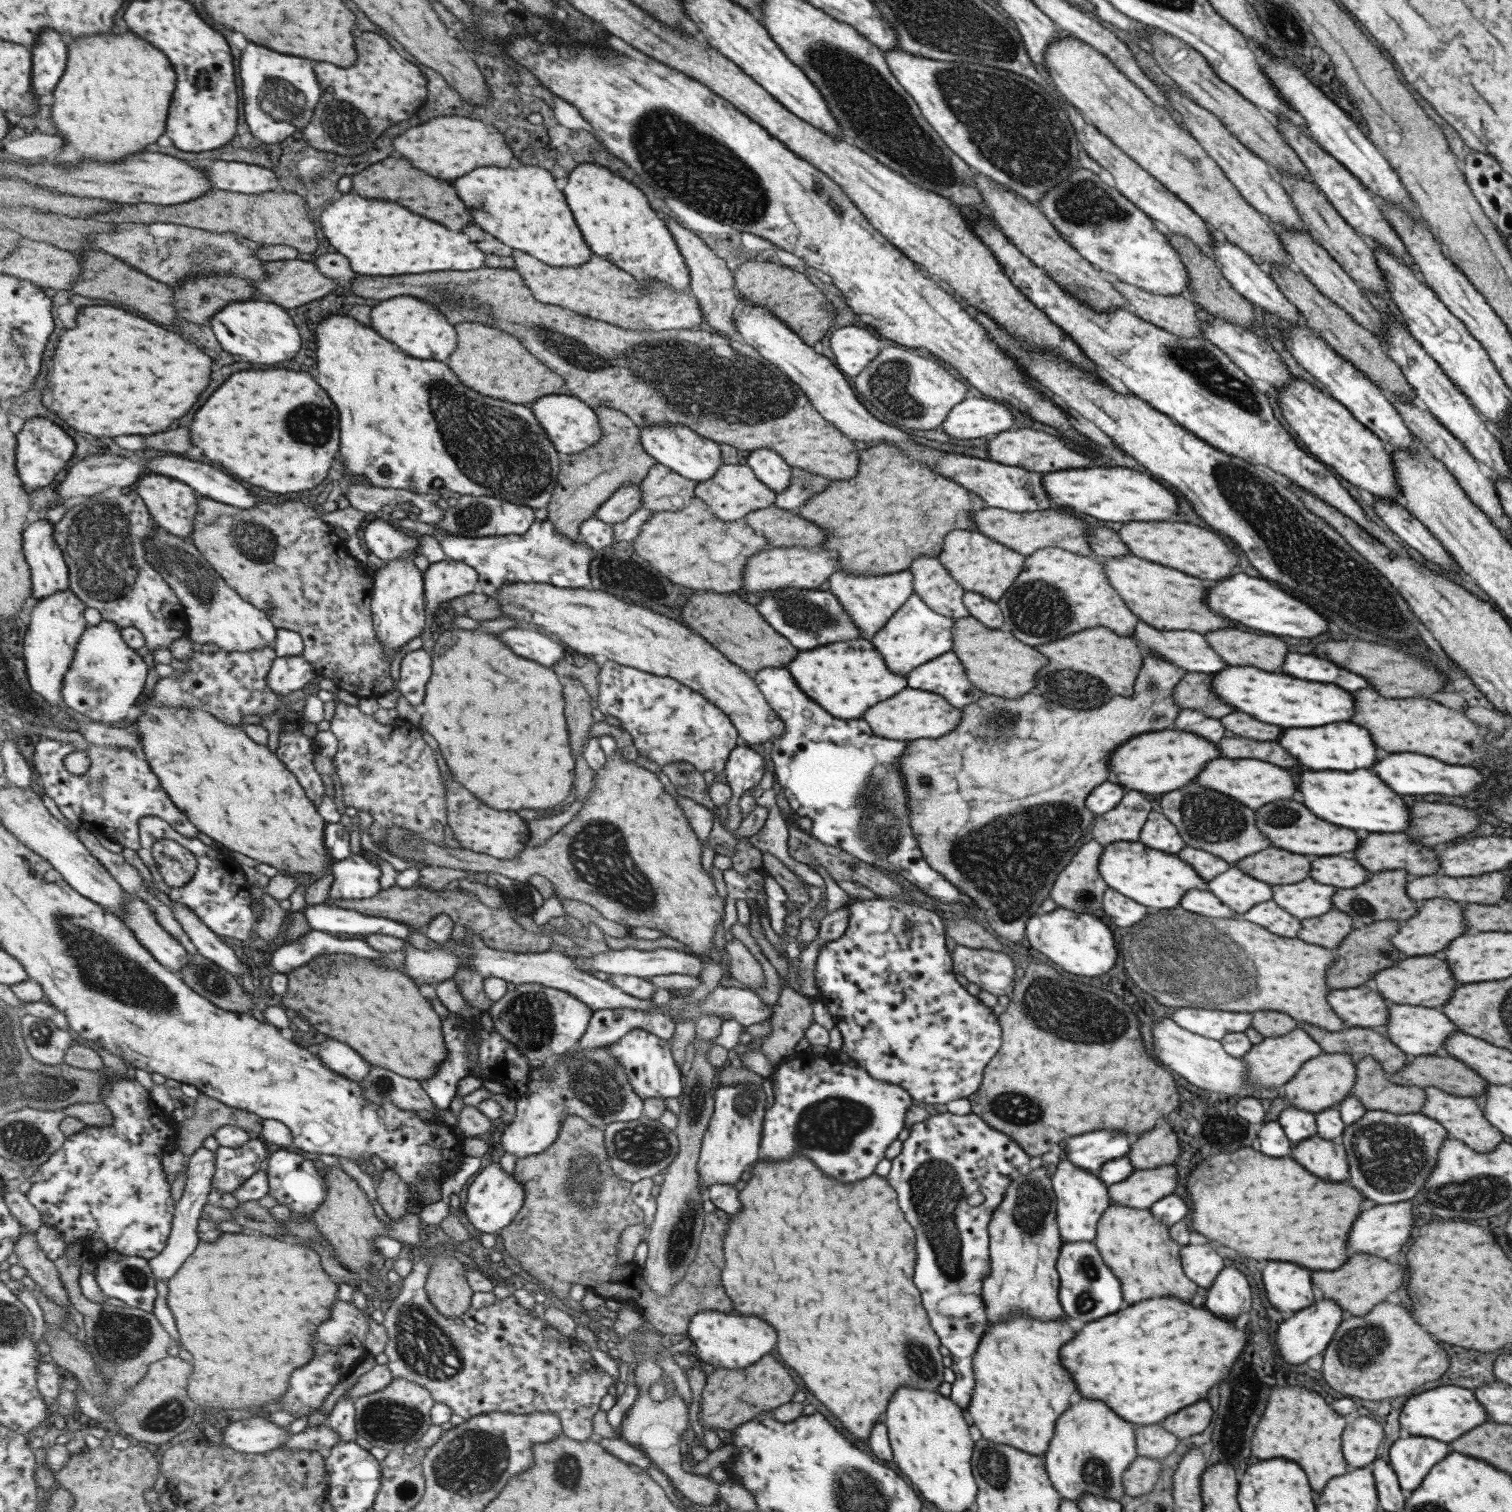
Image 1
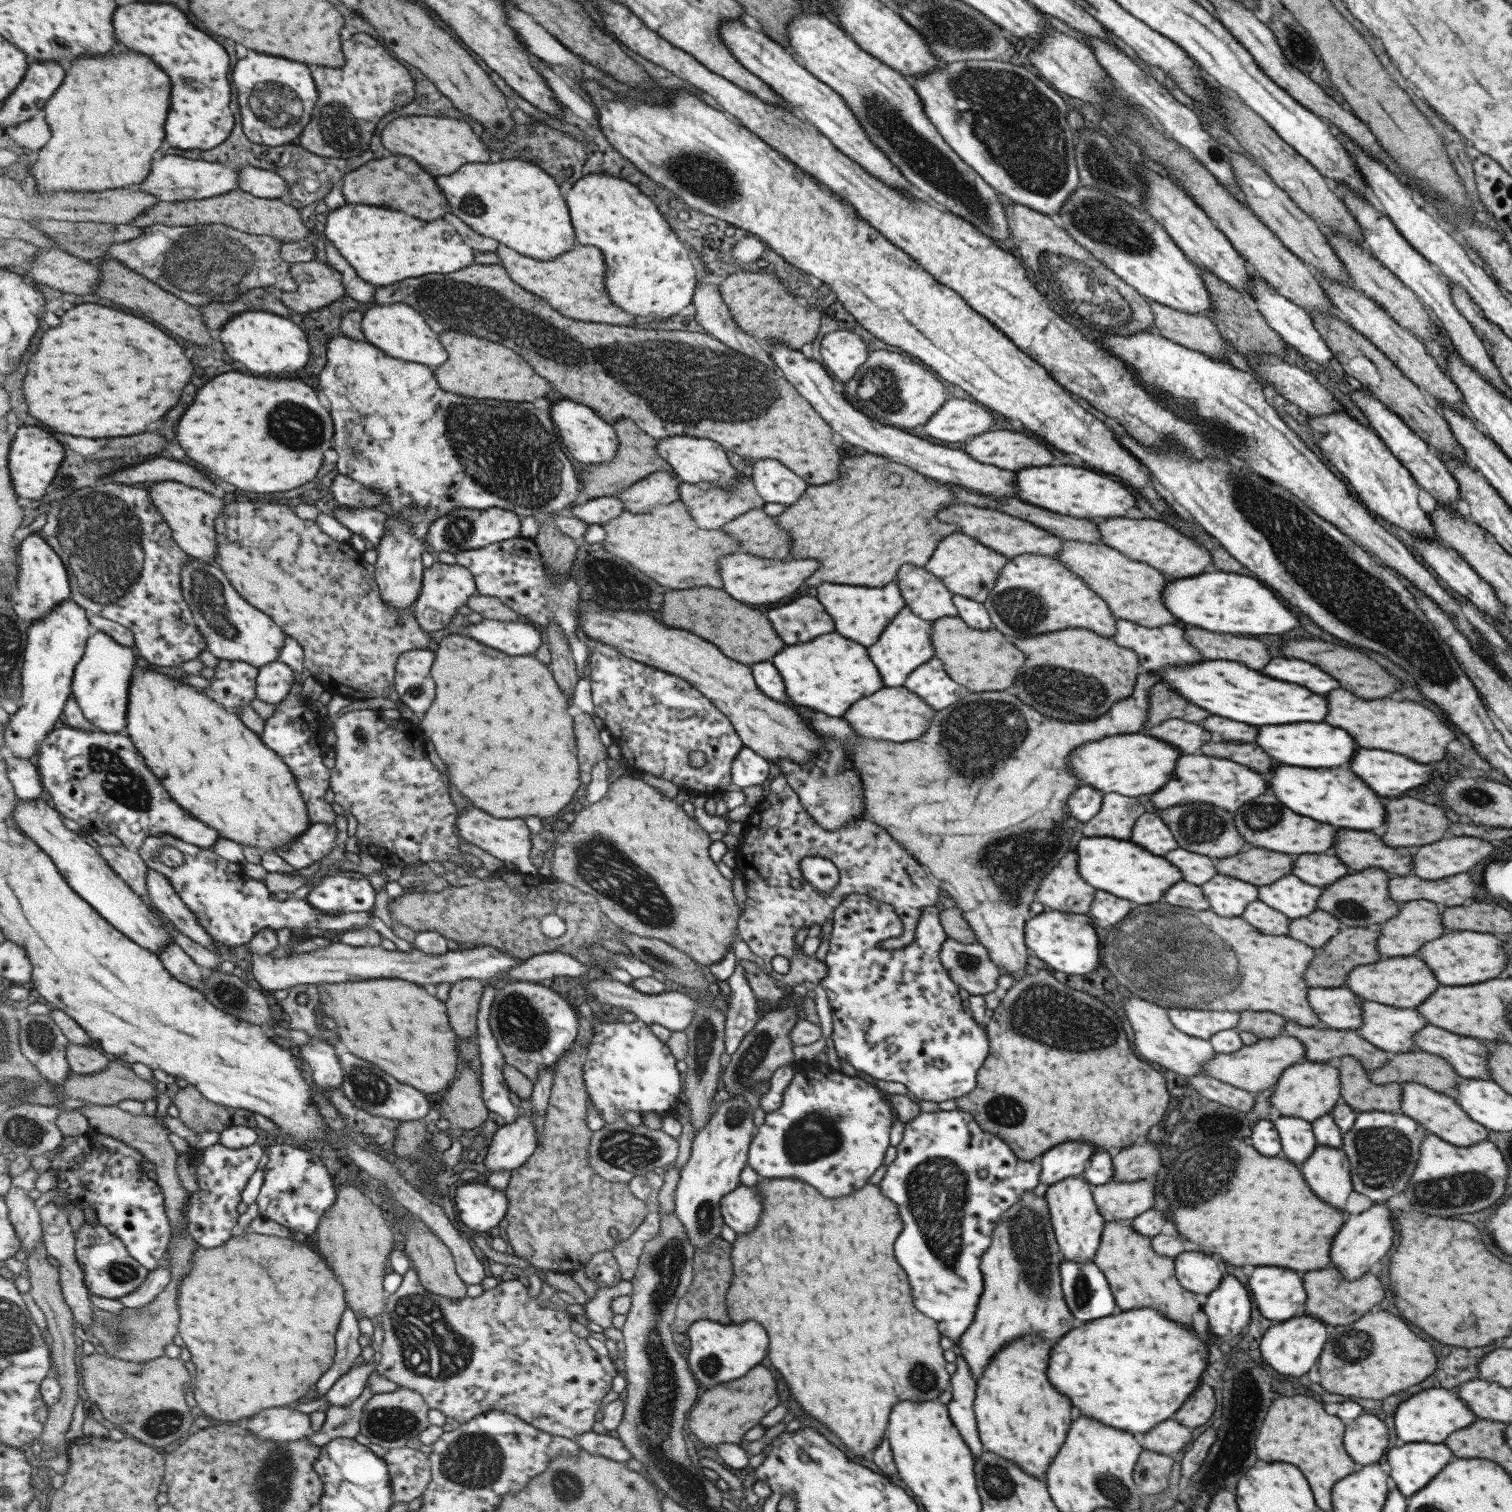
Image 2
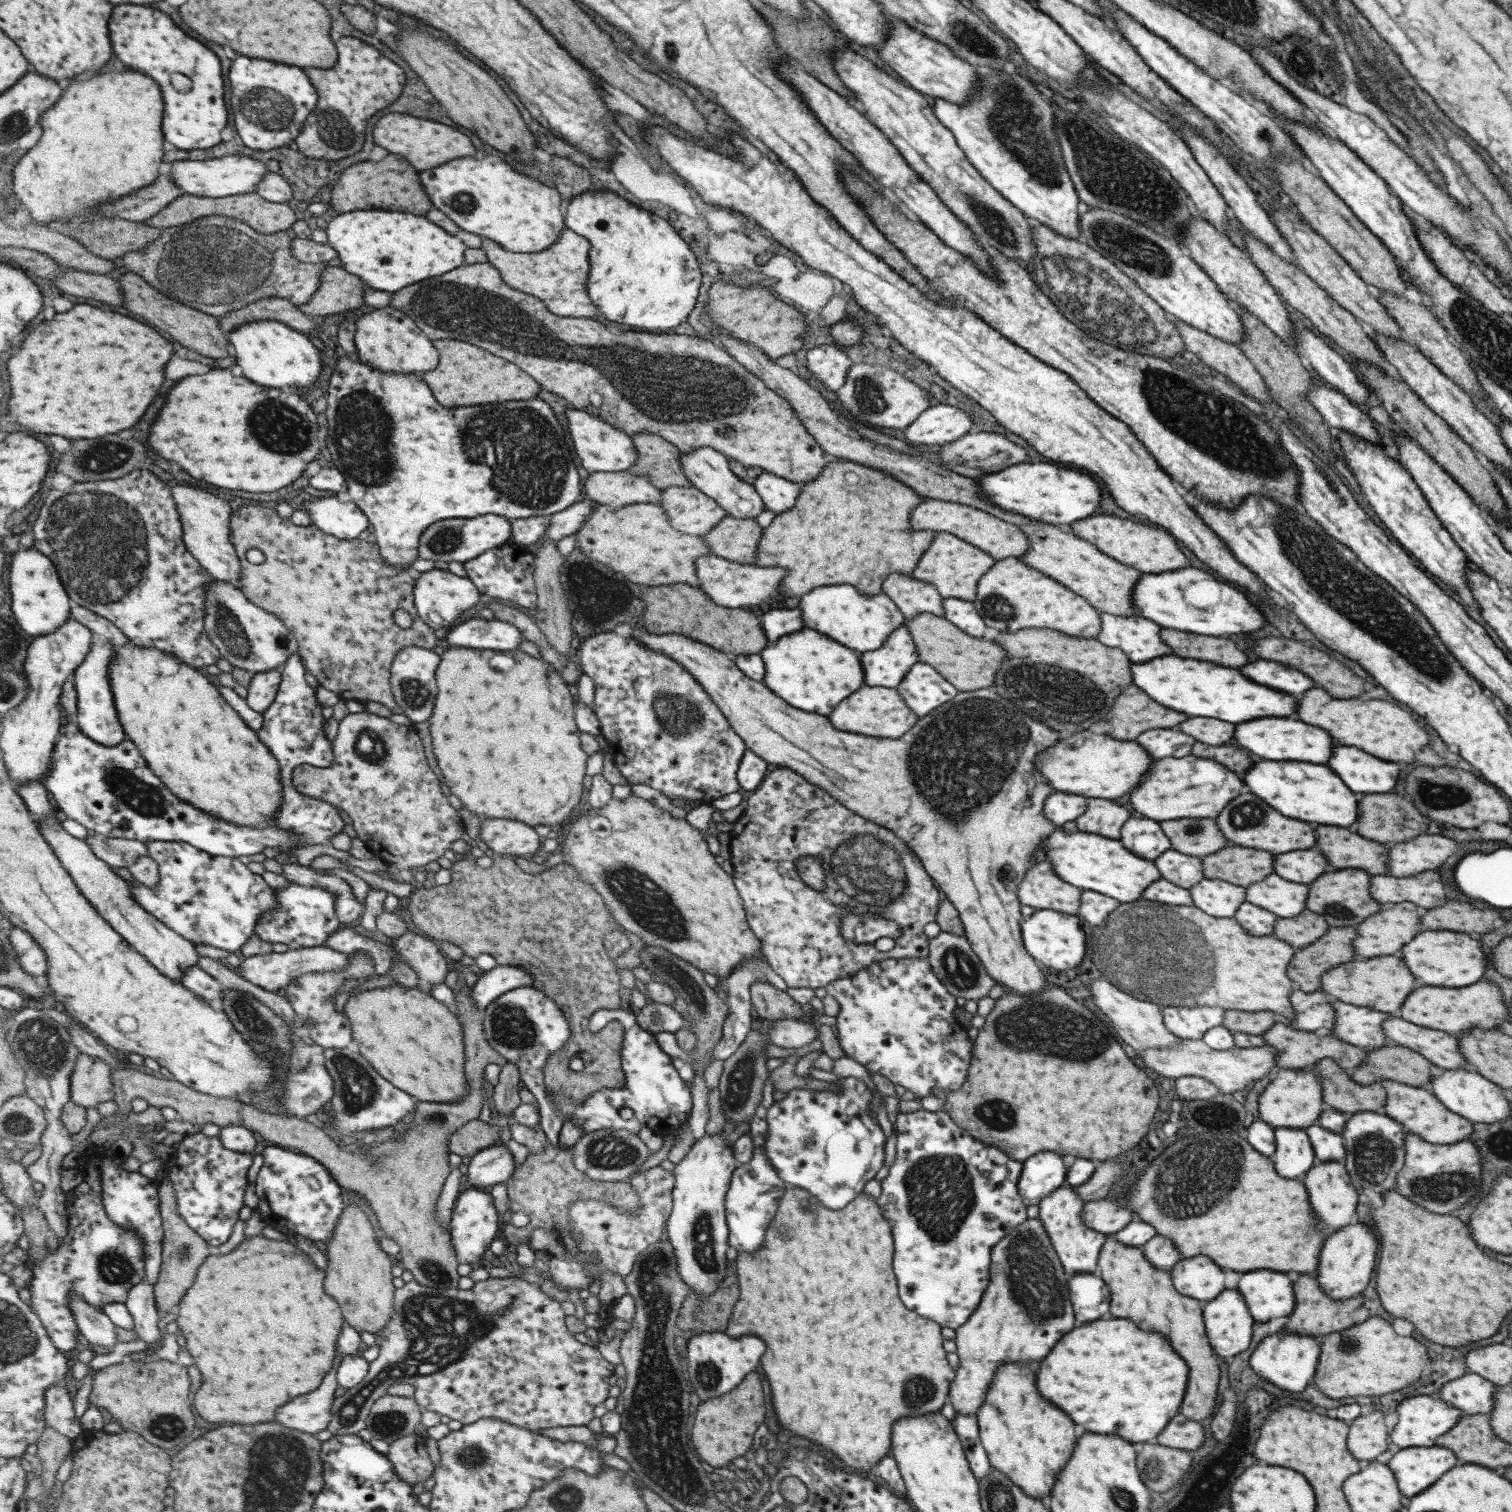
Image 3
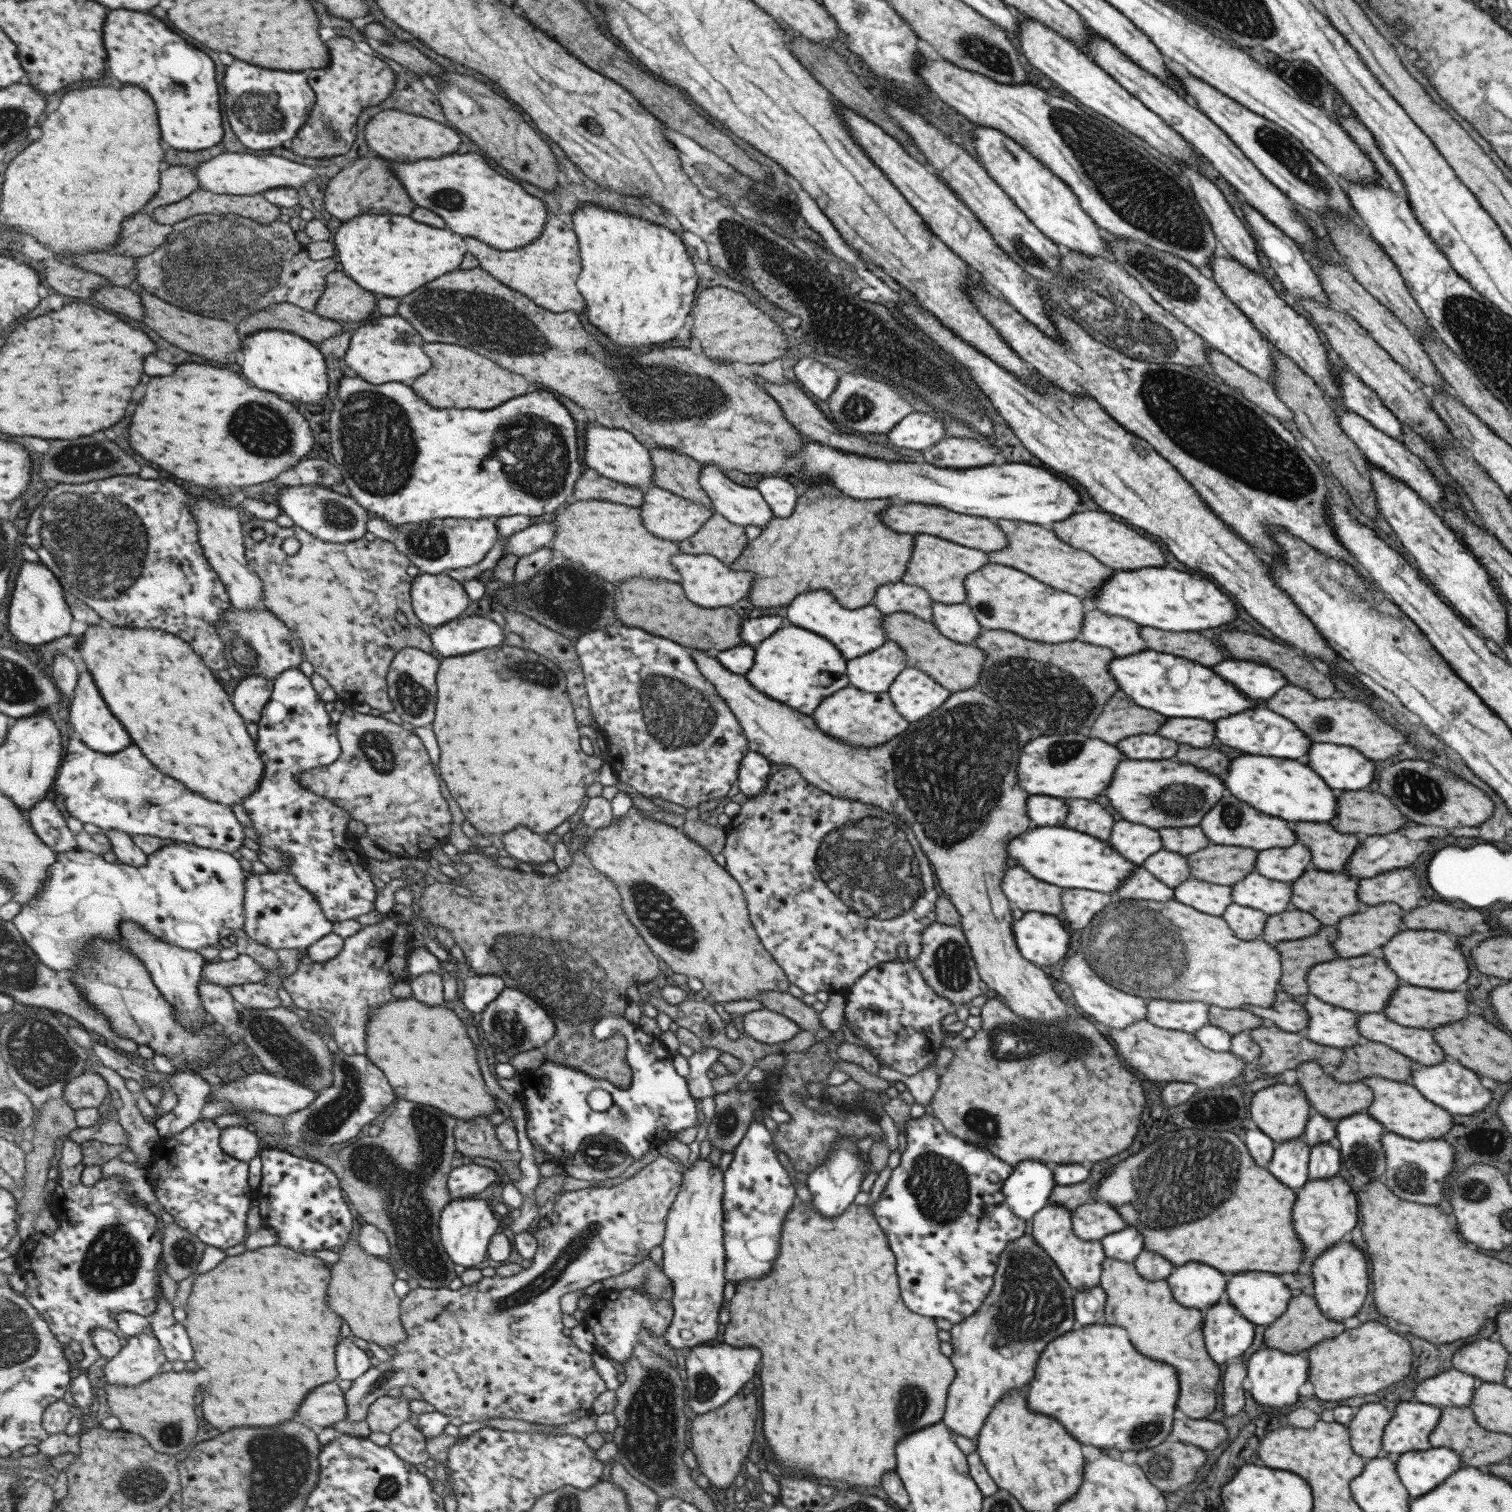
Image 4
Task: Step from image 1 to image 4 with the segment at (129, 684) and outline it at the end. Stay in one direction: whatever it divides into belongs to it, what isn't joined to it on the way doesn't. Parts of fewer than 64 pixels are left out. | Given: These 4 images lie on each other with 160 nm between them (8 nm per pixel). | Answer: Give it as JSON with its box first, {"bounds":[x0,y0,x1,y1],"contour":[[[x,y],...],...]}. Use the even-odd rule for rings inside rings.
{"bounds":[67,670,133,754],"contour":[[[89,670],[81,673],[76,692],[71,704],[67,704],[70,711],[68,721],[75,732],[85,745],[95,752],[103,752],[103,754],[117,754],[117,752],[125,751],[133,744],[132,736],[123,728],[123,724],[113,715],[111,709],[101,696],[100,689],[95,684],[95,679],[91,676]]]}

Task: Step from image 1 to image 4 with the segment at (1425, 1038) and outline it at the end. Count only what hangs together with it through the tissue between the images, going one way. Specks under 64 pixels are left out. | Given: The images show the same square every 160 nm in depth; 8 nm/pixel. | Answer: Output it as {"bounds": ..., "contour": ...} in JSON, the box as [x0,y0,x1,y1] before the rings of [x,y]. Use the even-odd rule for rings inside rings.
{"bounds":[1301,993,1361,1048],"contour":[[[1309,993],[1301,1000],[1307,1000],[1302,1005],[1309,1017],[1309,1022],[1301,1034],[1309,1040],[1335,1048],[1355,1046],[1361,1040],[1356,1027],[1358,1013],[1321,1002]]]}

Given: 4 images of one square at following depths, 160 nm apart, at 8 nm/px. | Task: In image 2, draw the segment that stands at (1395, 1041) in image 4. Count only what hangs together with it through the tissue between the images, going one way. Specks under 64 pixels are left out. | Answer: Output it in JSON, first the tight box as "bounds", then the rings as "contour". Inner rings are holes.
{"bounds":[1413,1024,1489,1078],"contour":[[[1429,1024],[1417,1030],[1413,1040],[1417,1050],[1445,1059],[1459,1078],[1489,1078],[1486,1043]]]}

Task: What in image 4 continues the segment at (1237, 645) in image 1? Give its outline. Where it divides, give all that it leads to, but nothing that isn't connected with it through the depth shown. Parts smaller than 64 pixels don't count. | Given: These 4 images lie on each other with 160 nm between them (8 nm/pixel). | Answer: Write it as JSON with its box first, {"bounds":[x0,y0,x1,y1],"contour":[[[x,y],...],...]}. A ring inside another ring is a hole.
{"bounds":[1140,627,1225,666],"contour":[[[1141,627],[1140,635],[1151,650],[1181,656],[1205,666],[1215,666],[1225,658],[1211,640],[1195,632],[1161,632],[1158,628]]]}

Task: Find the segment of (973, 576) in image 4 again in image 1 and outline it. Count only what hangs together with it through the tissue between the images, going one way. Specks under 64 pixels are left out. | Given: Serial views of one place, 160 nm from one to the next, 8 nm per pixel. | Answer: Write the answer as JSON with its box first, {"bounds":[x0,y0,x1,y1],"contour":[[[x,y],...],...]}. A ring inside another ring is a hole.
{"bounds":[996,547,1139,646],"contour":[[[1057,547],[1040,548],[1026,556],[1020,574],[996,603],[1005,618],[1003,628],[999,629],[1009,630],[1017,640],[1021,640],[1027,646],[1049,644],[1049,640],[1063,638],[1093,626],[1105,626],[1117,632],[1119,636],[1131,636],[1131,632],[1139,621],[1110,585],[1102,567],[1101,558],[1092,555],[1081,556]]]}

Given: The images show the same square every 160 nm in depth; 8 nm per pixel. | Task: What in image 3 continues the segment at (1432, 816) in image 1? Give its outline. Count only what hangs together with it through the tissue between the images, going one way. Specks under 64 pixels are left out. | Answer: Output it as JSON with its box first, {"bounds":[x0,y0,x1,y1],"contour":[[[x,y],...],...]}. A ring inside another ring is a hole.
{"bounds":[1355,794,1429,842],"contour":[[[1367,794],[1357,804],[1357,810],[1359,810],[1359,818],[1357,818],[1359,828],[1355,832],[1375,842],[1407,842],[1416,836],[1423,835],[1429,824],[1429,820],[1421,816],[1409,800],[1397,794],[1381,794],[1381,796]]]}

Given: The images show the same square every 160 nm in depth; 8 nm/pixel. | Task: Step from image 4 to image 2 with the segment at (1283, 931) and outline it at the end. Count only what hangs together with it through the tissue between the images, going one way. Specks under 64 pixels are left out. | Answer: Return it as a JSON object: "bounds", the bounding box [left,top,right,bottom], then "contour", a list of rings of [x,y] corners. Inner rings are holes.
{"bounds":[1285,909,1340,950],"contour":[[[1316,909],[1307,916],[1289,919],[1285,935],[1318,950],[1340,931],[1340,927],[1340,922],[1334,916]]]}

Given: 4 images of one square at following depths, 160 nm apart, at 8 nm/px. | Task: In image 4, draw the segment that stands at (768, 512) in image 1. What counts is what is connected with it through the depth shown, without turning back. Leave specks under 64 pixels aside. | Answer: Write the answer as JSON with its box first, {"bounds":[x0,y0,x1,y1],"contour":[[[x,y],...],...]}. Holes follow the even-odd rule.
{"bounds":[680,512,748,566],"contour":[[[715,512],[695,536],[680,545],[685,554],[713,555],[729,566],[740,558],[748,539],[744,527],[731,524],[725,516]]]}

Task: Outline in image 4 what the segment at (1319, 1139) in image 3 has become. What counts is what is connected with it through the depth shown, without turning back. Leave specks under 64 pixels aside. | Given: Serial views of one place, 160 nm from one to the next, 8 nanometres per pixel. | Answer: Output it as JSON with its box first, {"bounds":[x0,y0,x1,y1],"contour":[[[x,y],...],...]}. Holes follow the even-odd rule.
{"bounds":[1307,1143,1341,1180],"contour":[[[1317,1143],[1310,1146],[1307,1164],[1309,1179],[1323,1180],[1338,1175],[1341,1158],[1334,1143]]]}

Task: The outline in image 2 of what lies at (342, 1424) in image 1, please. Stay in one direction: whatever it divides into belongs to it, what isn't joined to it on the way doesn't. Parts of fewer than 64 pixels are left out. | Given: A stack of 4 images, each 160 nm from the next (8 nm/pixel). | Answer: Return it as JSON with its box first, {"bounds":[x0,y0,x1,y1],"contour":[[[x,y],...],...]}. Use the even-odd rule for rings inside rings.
{"bounds":[325,1364,377,1406],"contour":[[[377,1364],[354,1365],[349,1372],[345,1372],[338,1379],[325,1398],[332,1406],[352,1406],[366,1390],[371,1373],[377,1370]]]}

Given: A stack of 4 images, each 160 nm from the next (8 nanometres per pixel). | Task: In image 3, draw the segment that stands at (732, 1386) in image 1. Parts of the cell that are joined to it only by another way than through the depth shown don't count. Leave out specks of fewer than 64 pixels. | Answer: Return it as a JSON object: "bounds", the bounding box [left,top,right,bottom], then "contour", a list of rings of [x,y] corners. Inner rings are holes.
{"bounds":[693,1372,765,1467],"contour":[[[749,1372],[749,1380],[739,1383],[731,1392],[715,1398],[704,1400],[697,1406],[693,1416],[693,1442],[702,1459],[715,1467],[724,1466],[733,1458],[743,1457],[745,1450],[751,1446],[753,1432],[763,1422],[765,1402],[763,1402],[763,1390],[761,1380],[755,1372]],[[755,1414],[755,1416],[753,1416]]]}

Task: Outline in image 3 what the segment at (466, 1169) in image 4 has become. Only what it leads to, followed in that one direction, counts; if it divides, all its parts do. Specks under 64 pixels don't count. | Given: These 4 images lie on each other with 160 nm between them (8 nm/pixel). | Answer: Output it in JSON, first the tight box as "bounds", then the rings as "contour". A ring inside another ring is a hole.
{"bounds":[464,1145,516,1188],"contour":[[[506,1145],[486,1148],[473,1156],[464,1179],[466,1186],[484,1188],[508,1182],[516,1173],[515,1156]]]}

